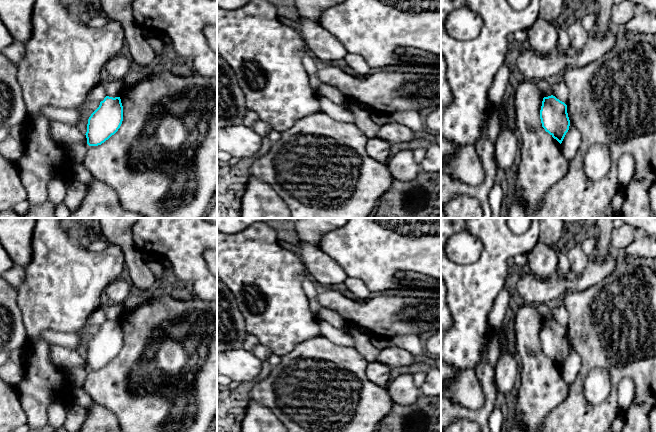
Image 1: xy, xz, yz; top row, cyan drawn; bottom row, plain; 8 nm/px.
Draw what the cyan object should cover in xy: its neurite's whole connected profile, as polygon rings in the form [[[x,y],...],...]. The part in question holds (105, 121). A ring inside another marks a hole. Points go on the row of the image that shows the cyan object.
[[[106,96],[91,114],[87,124],[87,144],[98,146],[108,140],[120,128],[123,121],[123,106],[120,97]]]

